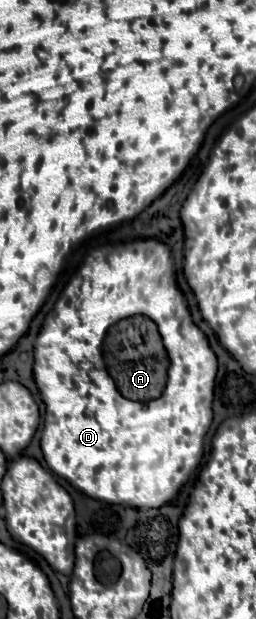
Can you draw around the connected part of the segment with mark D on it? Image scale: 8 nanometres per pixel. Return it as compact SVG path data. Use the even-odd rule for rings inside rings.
M134 240L134 242L126 242L126 244L116 244L116 246L98 246L92 249L85 258L76 274L70 280L70 284L65 287L62 296L58 298L58 302L54 304L52 312L46 316L42 330L36 338L36 346L34 346L34 380L38 384L40 396L46 404L46 432L42 430L42 452L44 458L50 466L52 472L56 472L58 476L62 476L64 480L68 480L74 488L82 490L86 496L108 502L108 504L128 504L130 508L162 508L166 506L182 488L182 484L190 478L190 474L198 468L202 454L204 454L204 436L212 424L212 398L214 398L214 378L216 378L216 356L206 340L206 336L202 334L202 330L192 322L192 316L188 312L186 300L182 296L182 292L176 286L174 280L174 266L172 266L172 258L170 258L170 248L164 242L158 240ZM130 316L148 316L152 318L162 334L165 348L170 359L170 367L168 369L168 382L162 395L146 403L128 400L119 393L114 380L106 371L106 366L102 366L102 340L106 330L116 324L118 320L130 318Z

